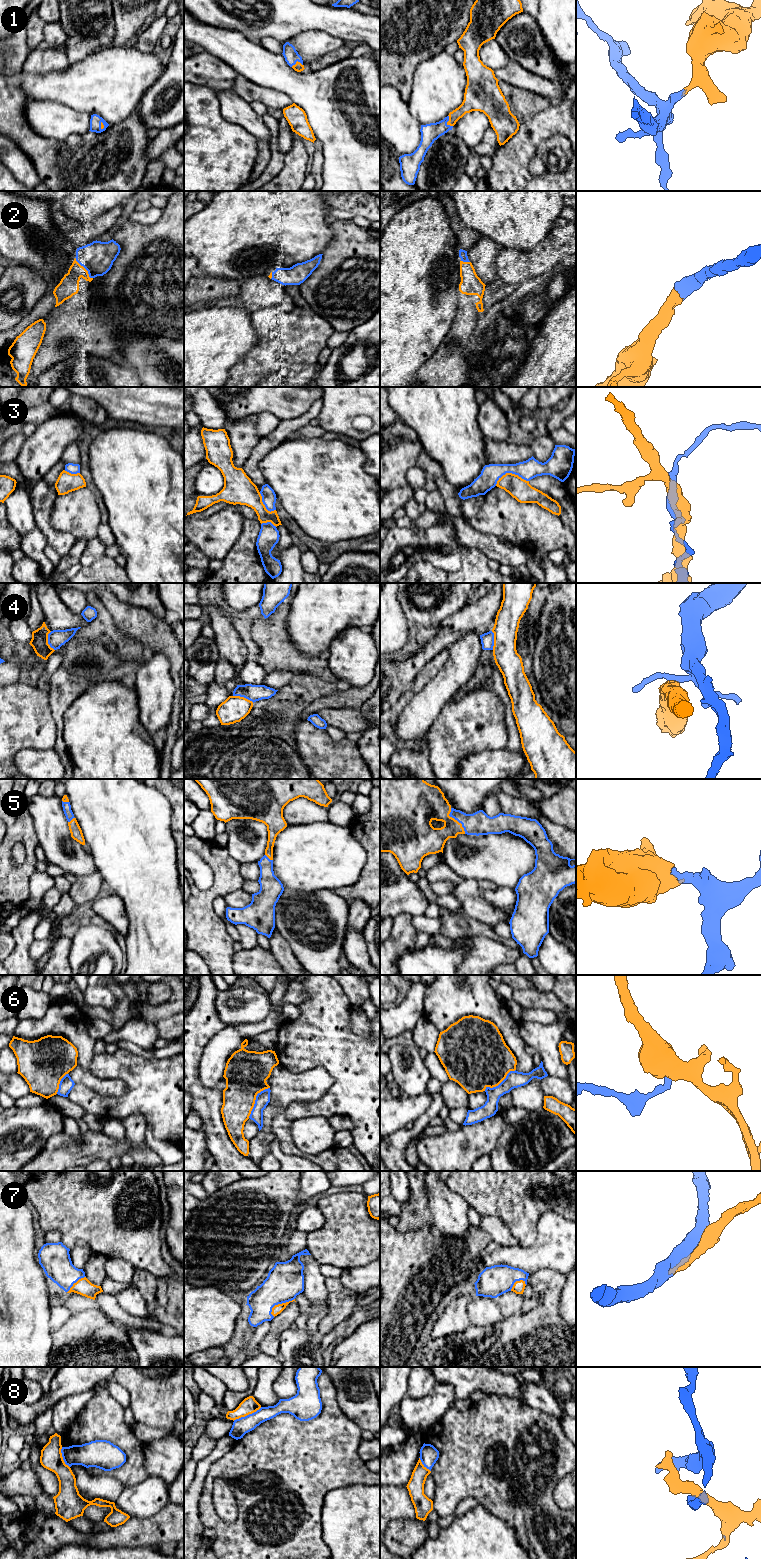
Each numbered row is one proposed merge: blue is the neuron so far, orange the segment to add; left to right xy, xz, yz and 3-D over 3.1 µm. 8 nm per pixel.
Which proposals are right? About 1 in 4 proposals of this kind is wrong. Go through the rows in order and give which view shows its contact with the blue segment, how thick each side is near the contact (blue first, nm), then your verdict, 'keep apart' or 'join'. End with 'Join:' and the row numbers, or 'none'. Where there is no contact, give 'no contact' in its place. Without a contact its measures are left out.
1: contact in yz; calibres 140 and 140 nm; join
2: contact in xy; calibres 260 and 160 nm; join
3: contact in yz; calibres 160 and 170 nm; keep apart
4: contact in xy; calibres 140 and 140 nm; keep apart
5: contact in yz; calibres 190 and 260 nm; join
6: contact in xz; calibres 110 and 340 nm; keep apart
7: contact in xz; calibres 300 and 80 nm; join
8: contact in xz; calibres 140 and 140 nm; keep apart
Join: 1, 2, 5, 7

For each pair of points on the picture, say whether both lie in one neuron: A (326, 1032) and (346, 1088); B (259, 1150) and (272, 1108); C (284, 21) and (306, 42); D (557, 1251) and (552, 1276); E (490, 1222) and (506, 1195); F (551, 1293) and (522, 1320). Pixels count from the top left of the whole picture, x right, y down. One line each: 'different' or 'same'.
A: same
B: same
C: different
D: different
E: different
F: same

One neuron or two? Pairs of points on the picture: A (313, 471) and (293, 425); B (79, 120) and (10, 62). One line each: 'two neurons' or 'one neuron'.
A: two neurons
B: two neurons

